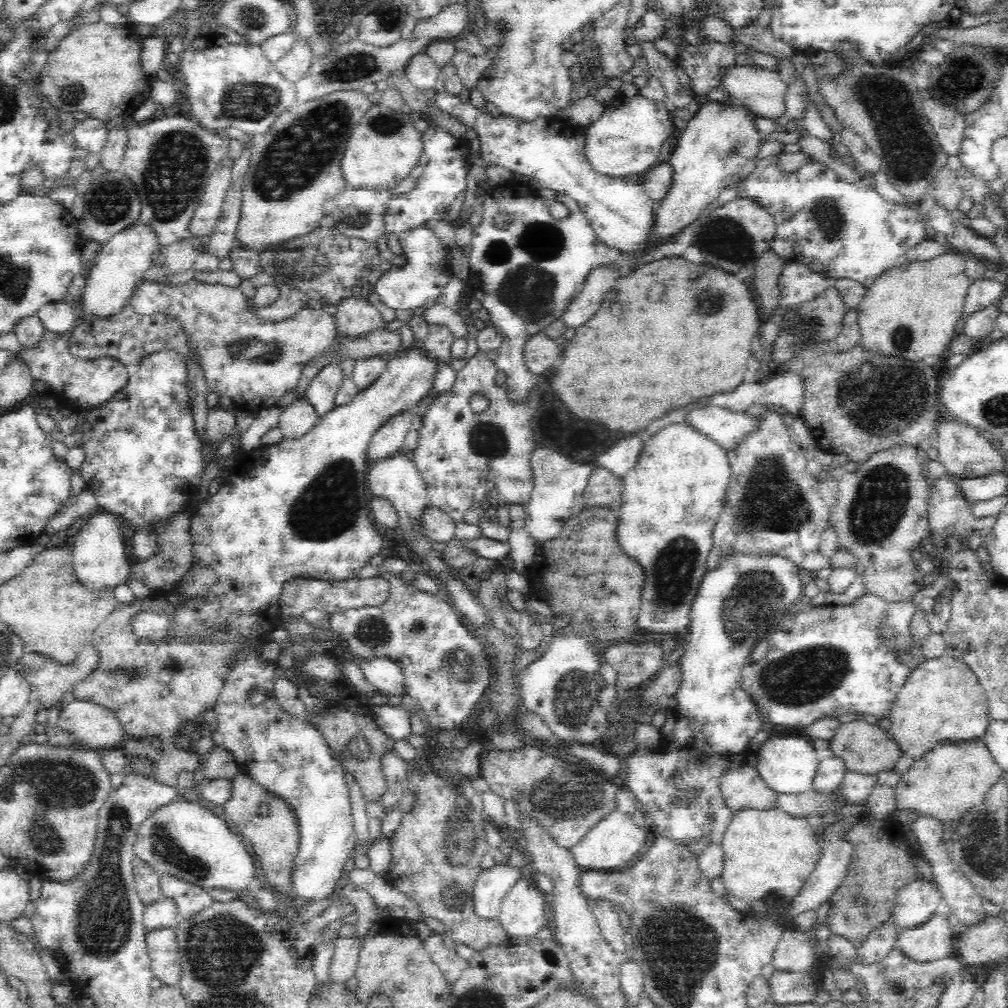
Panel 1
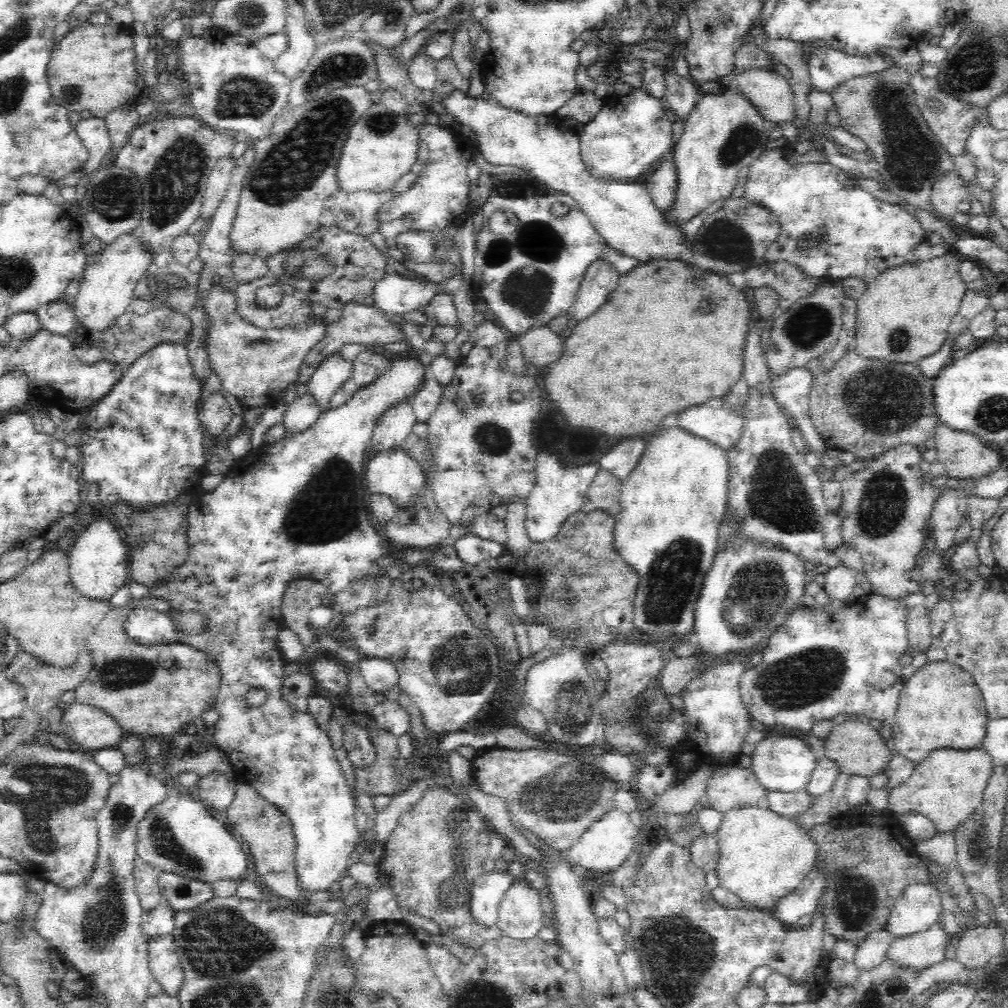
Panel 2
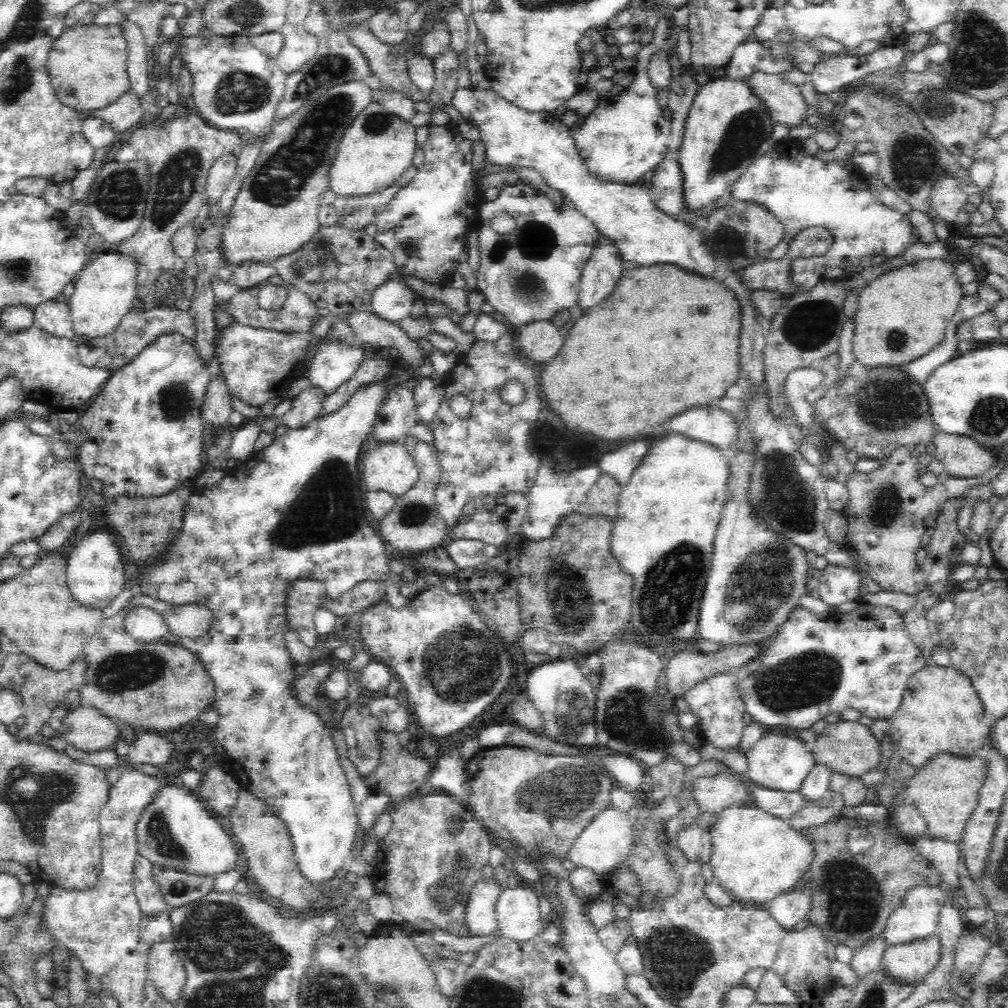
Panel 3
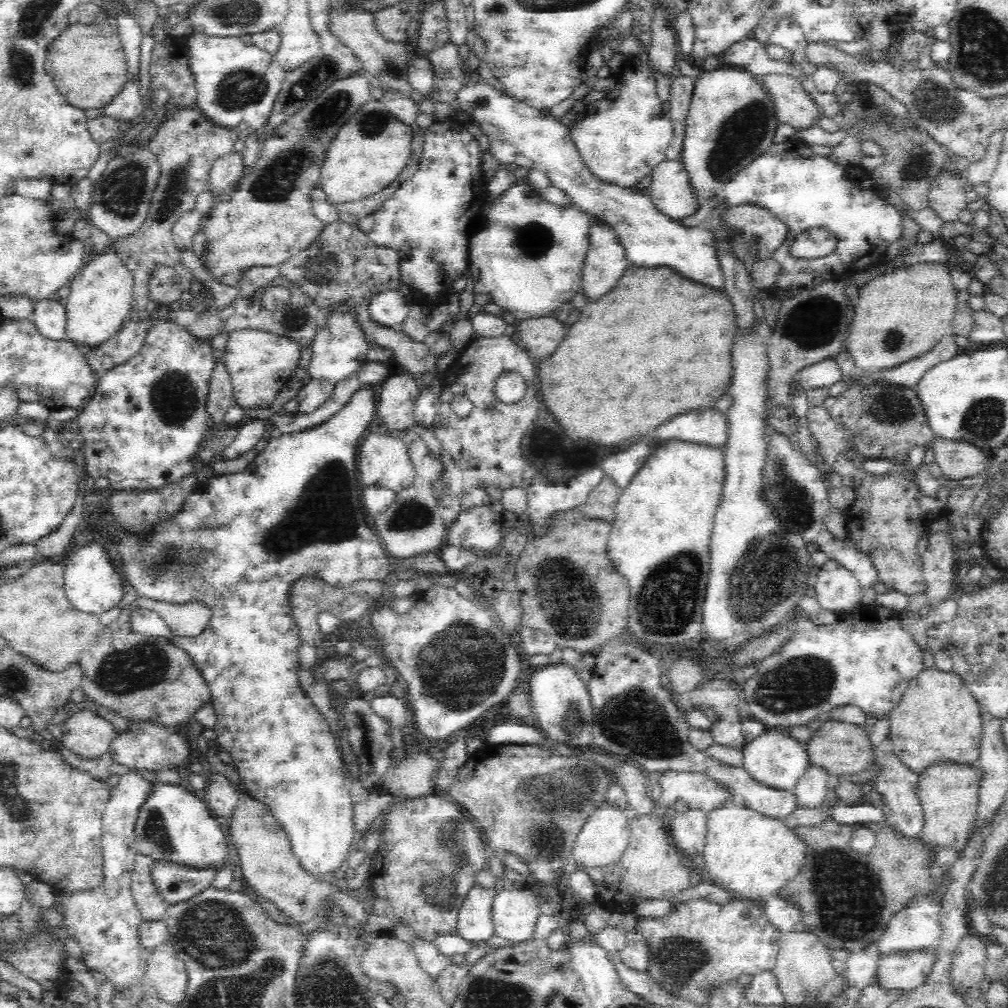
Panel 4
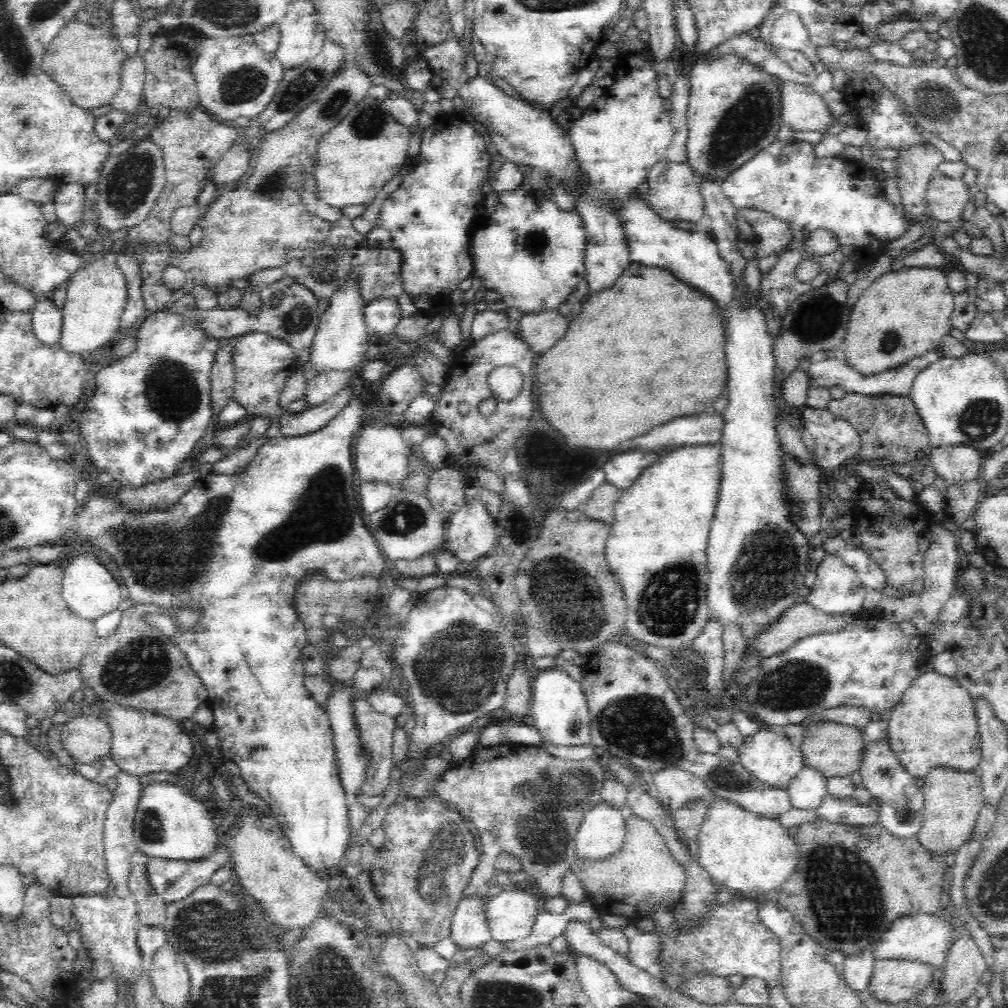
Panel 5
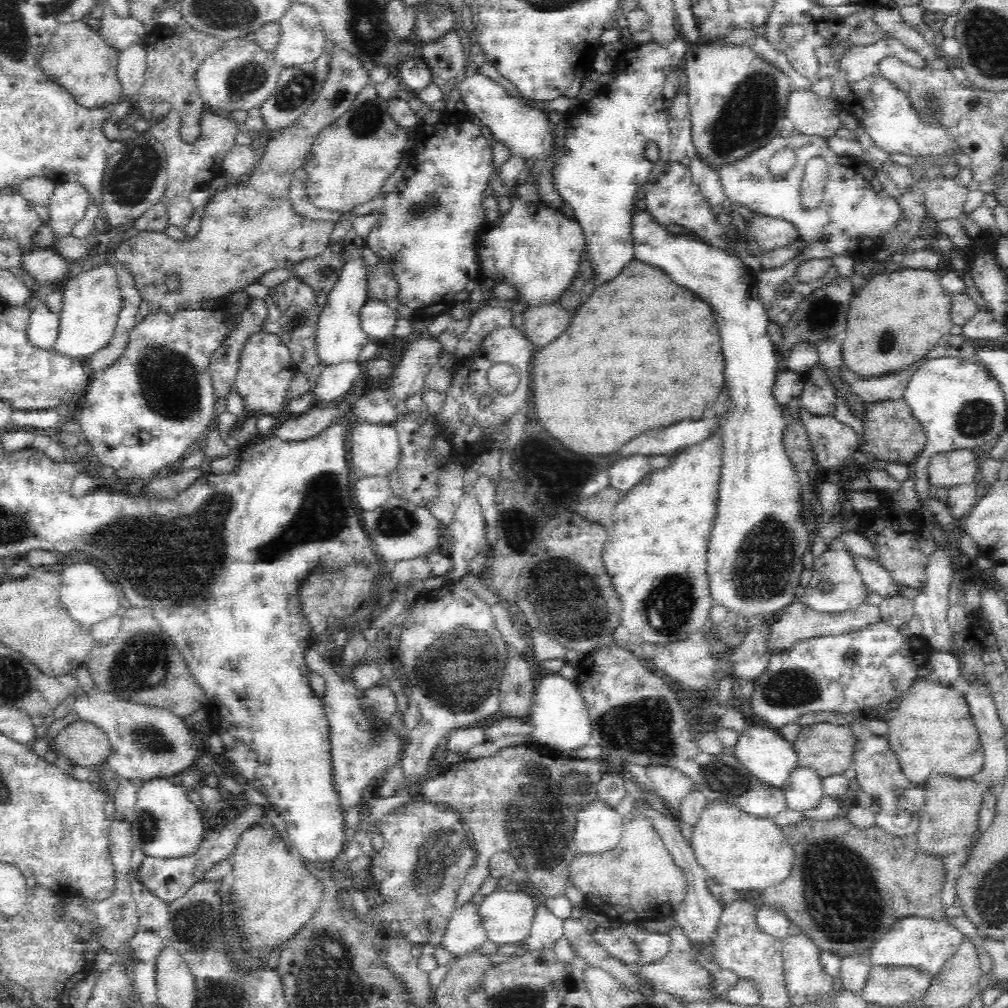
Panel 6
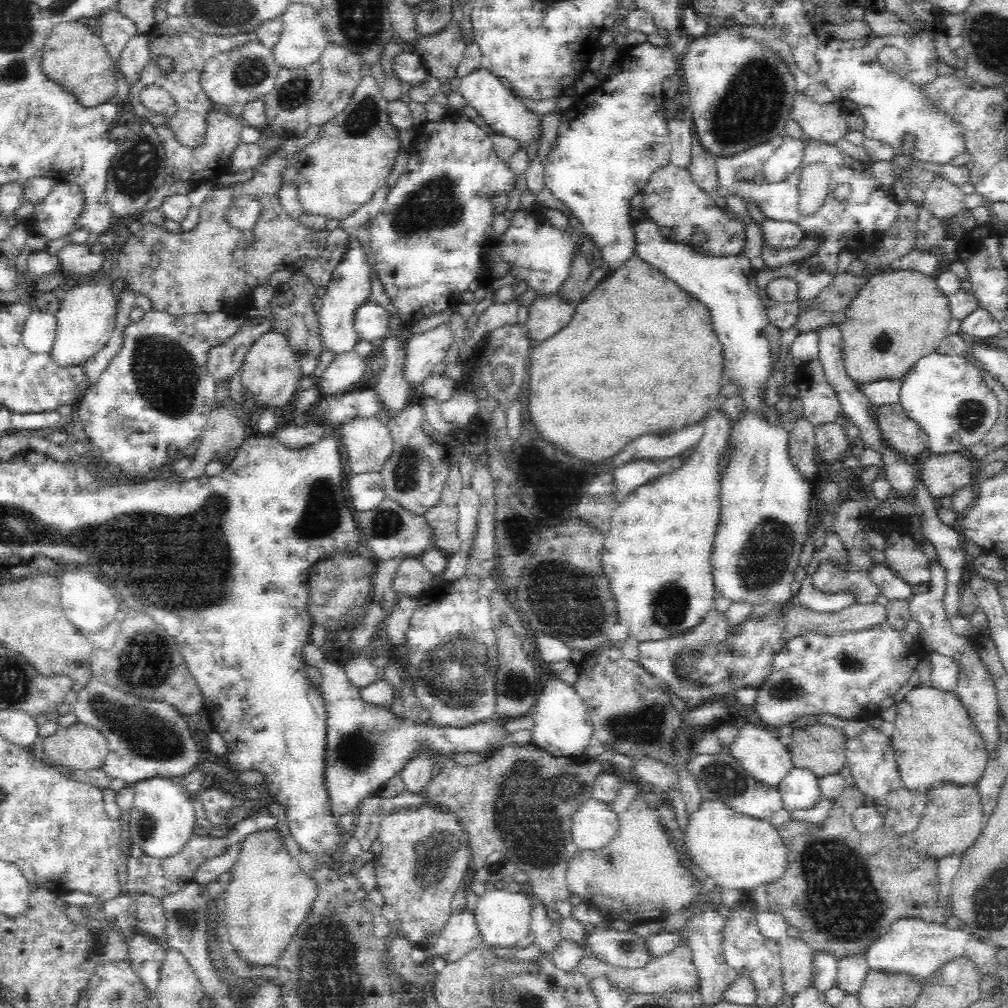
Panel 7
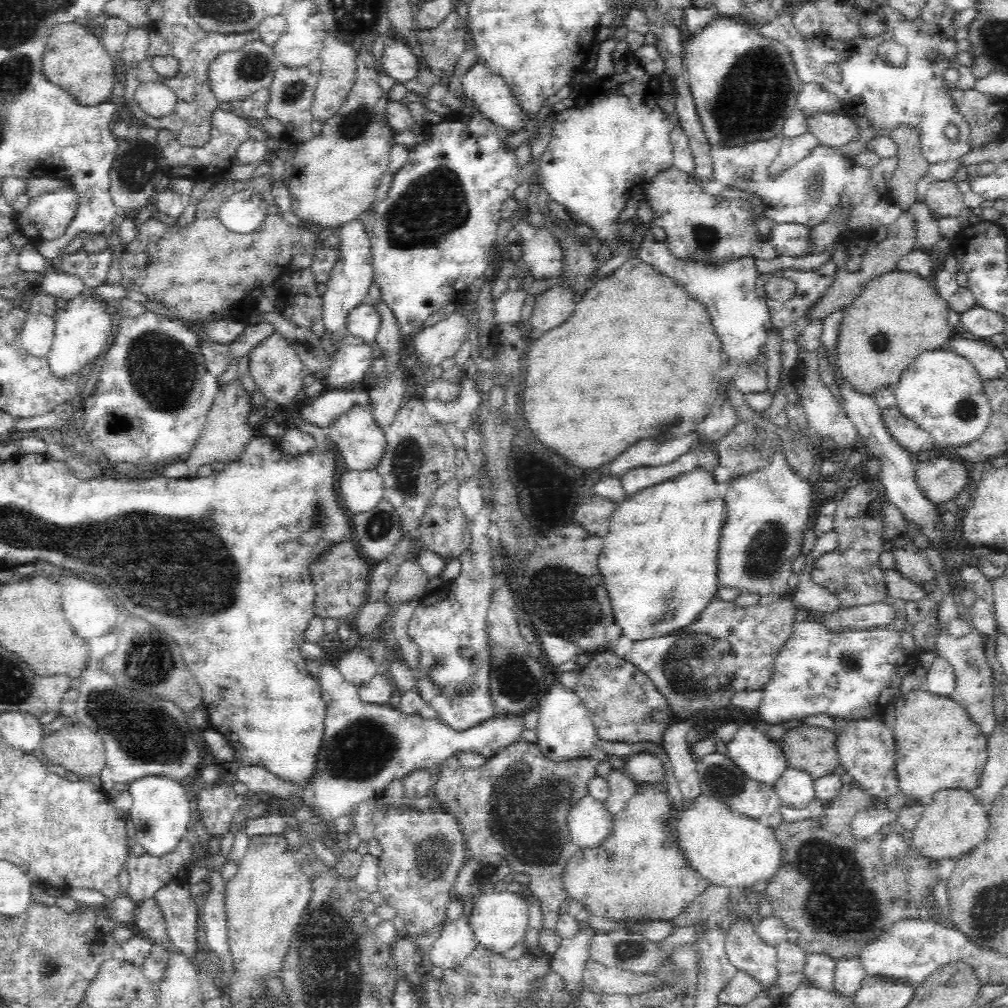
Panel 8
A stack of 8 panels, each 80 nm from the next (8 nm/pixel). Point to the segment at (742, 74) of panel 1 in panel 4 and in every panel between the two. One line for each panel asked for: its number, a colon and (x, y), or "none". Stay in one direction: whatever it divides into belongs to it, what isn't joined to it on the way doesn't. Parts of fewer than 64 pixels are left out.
2: (772, 94)
3: (785, 100)
4: (794, 106)

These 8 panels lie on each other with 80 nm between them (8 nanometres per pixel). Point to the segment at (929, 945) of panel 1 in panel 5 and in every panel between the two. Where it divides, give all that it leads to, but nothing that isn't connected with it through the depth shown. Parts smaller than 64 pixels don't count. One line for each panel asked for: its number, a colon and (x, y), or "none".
2: (916, 952)
3: (908, 964)
4: (903, 972)
5: (895, 981)

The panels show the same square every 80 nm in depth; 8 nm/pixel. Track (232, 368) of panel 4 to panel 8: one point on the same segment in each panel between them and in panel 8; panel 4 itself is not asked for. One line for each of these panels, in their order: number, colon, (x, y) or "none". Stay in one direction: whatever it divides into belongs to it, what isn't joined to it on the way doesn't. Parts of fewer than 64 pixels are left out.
5: (261, 362)
6: (263, 379)
7: (271, 372)
8: (277, 371)

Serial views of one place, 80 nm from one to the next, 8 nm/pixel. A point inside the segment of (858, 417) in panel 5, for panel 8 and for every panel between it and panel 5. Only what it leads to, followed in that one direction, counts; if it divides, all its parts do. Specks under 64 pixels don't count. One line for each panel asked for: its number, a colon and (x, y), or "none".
6: (891, 433)
7: (904, 435)
8: (909, 435)

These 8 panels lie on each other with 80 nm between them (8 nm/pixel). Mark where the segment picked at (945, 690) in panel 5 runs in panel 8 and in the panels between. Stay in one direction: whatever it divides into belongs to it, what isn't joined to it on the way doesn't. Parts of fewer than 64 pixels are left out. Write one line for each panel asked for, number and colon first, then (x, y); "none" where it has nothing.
6: (932, 733)
7: (935, 742)
8: (939, 747)

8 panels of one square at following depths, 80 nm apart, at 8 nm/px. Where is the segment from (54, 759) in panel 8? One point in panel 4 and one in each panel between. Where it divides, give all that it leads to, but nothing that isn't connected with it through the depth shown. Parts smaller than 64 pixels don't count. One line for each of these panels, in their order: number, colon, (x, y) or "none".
4: (86, 734)
5: (87, 740)
6: (83, 744)
7: (79, 747)

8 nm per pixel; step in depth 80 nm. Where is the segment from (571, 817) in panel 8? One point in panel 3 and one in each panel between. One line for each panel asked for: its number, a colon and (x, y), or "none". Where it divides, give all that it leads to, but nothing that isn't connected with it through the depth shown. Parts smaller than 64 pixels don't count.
3: (605, 842)
4: (603, 839)
5: (602, 832)
6: (599, 827)
7: (594, 824)

